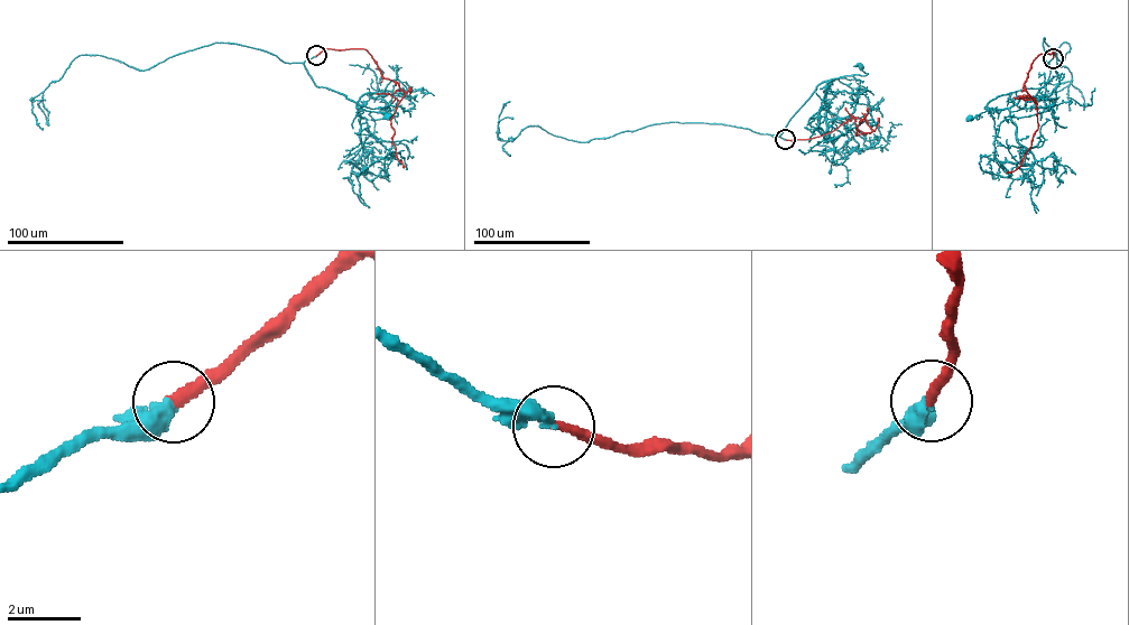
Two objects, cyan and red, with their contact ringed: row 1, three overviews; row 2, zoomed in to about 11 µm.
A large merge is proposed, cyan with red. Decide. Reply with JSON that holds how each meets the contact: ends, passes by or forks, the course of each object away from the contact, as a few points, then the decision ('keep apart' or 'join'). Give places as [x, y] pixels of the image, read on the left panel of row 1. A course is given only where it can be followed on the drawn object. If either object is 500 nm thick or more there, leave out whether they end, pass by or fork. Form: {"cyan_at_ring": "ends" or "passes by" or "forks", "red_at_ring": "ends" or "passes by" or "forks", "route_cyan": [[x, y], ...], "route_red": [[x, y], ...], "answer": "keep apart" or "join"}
{"cyan_at_ring": "ends", "red_at_ring": "ends", "route_cyan": [[316, 55], [304, 63], [316, 86], [342, 93], [357, 102], [359, 109], [397, 113], [390, 117]], "route_red": [[316, 55], [327, 48], [364, 49], [383, 77], [398, 83], [405, 94], [390, 124], [392, 142], [404, 167]], "answer": "join"}

